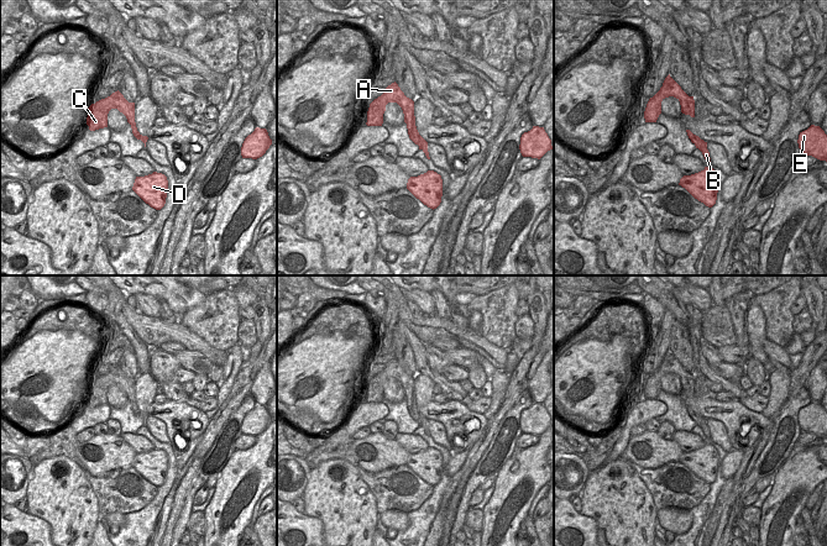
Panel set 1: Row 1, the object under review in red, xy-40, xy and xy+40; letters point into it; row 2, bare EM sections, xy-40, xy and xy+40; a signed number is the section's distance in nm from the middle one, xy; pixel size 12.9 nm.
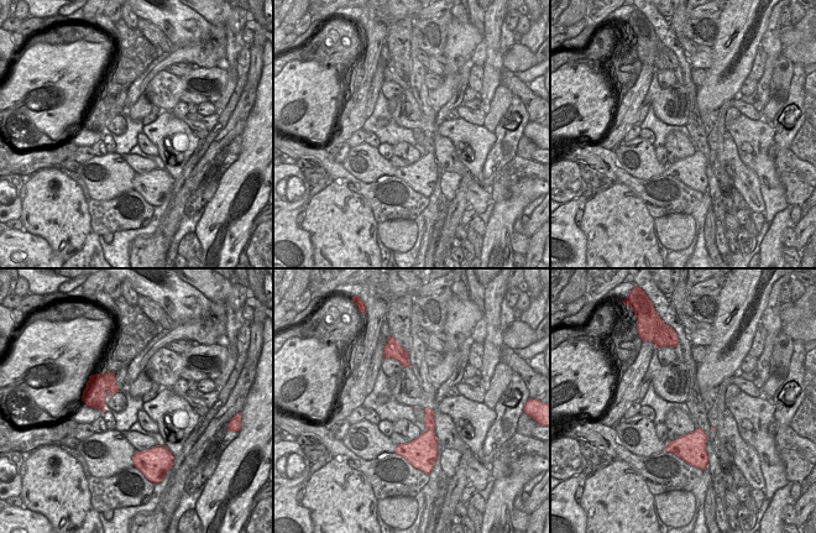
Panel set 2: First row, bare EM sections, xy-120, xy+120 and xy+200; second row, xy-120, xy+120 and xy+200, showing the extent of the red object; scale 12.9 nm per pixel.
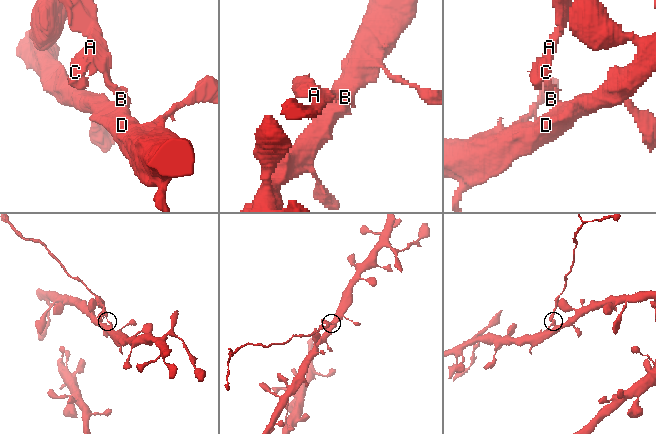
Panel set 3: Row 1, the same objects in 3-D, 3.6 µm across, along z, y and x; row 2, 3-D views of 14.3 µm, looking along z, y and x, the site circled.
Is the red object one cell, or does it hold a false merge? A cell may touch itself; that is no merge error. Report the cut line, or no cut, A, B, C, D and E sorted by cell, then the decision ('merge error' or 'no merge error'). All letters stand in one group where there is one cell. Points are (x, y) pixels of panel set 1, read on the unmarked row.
cut xy (414, 398), (408, 407); groups A C / B D E; merge error

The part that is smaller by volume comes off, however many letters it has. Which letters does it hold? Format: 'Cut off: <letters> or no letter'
Cut off: A, C

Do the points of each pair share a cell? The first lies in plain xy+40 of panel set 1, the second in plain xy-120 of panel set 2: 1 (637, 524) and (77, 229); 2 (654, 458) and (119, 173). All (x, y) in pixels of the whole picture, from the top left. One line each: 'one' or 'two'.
1: one
2: one

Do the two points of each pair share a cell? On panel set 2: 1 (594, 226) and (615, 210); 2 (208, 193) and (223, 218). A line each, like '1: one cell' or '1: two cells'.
1: one cell
2: two cells

